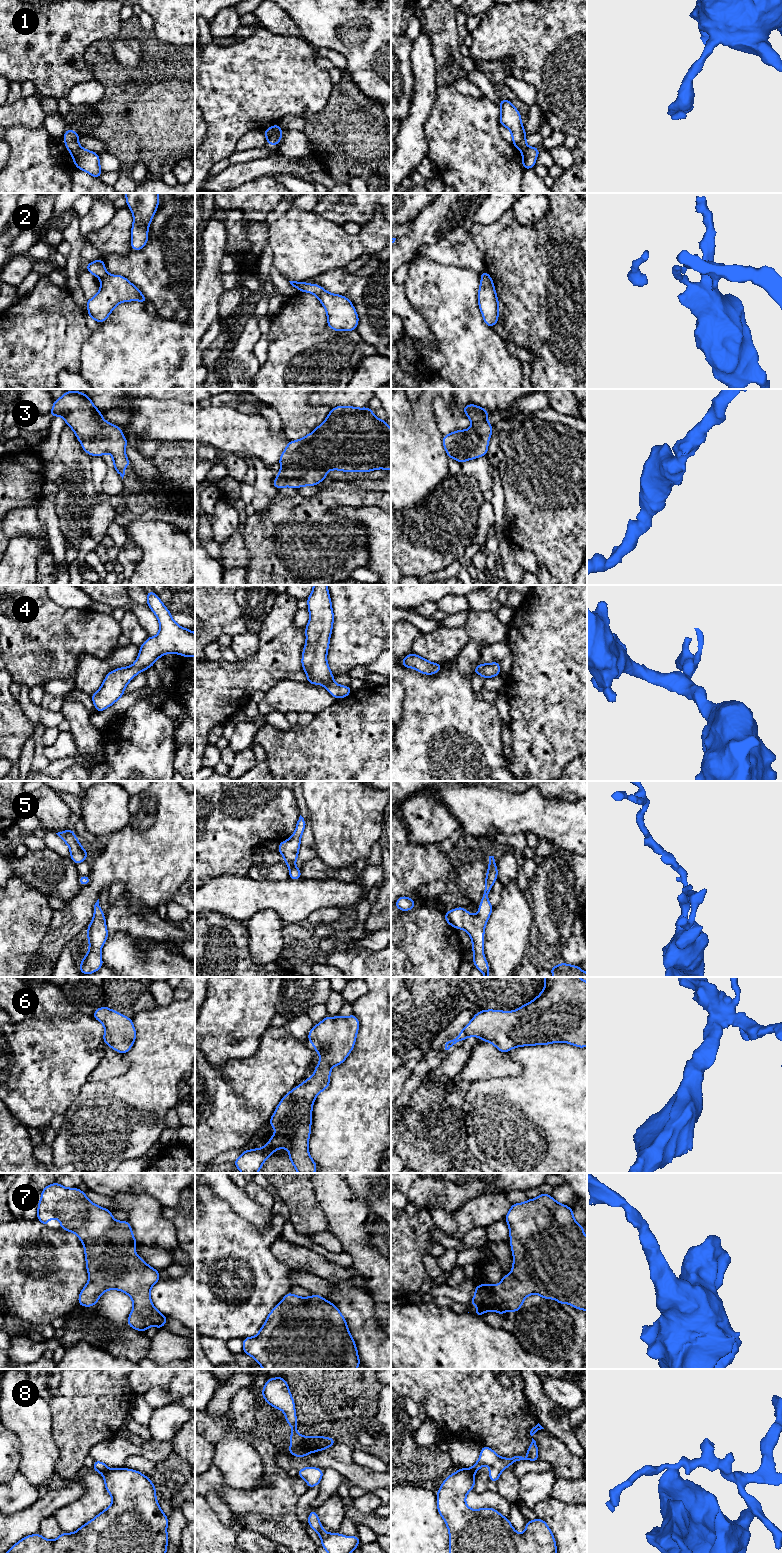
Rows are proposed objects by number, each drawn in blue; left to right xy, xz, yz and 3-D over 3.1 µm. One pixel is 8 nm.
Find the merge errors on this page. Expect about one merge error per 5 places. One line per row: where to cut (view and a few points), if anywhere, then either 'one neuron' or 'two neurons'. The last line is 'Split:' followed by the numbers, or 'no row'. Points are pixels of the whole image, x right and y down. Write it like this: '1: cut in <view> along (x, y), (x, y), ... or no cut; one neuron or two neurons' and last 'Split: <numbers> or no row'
1: cut in xz along (279, 128), (267, 137); two neurons
2: cut in xy along (107, 273), (101, 280); two neurons
3: no cut; one neuron
4: no cut; one neuron
5: no cut; one neuron
6: no cut; one neuron
7: no cut; one neuron
8: cut in xz along (301, 1436), (301, 1442), (309, 1452); two neurons
Split: 1, 2, 8

